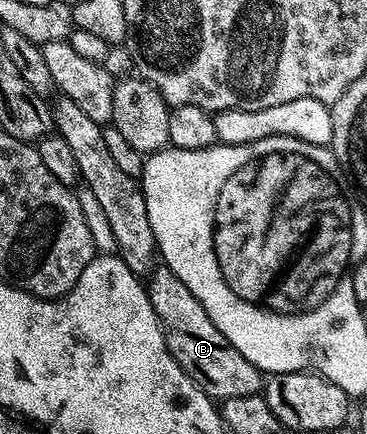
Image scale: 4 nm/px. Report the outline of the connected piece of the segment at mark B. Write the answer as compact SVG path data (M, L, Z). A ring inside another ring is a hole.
M163 266L153 268L147 277L146 287L150 306L154 306L154 314L158 314L158 322L164 331L168 353L176 359L178 366L182 366L182 370L205 394L212 397L213 401L223 402L230 398L255 396L261 391L262 373L260 369L246 362L246 358L242 358L242 354L238 354L238 350L234 350L234 346L226 342L226 334L222 334L222 330L218 330L214 322L210 322L210 314L202 310L202 302L198 302L198 298L194 298L194 294L186 290L184 283L169 268Z

